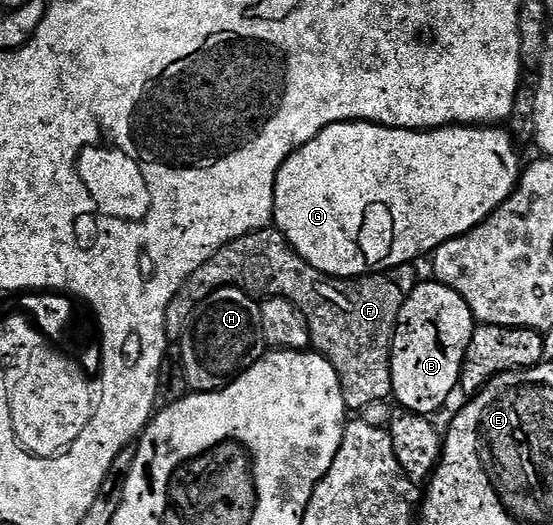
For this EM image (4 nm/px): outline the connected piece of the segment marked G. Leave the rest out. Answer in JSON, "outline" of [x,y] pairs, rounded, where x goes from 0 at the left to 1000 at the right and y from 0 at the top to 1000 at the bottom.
{"outline":[[[606,232],[590,240],[544,284],[530,288],[515,305],[515,312],[508,312],[497,337],[495,436],[506,438],[517,450],[521,465],[561,507],[590,522],[593,530],[655,530],[660,522],[698,518],[714,505],[749,501],[763,484],[778,486],[797,465],[863,434],[939,352],[940,288],[922,253],[915,246],[902,246],[910,244],[895,236],[825,236],[778,248],[720,248],[709,240],[684,240],[678,232]]]}

